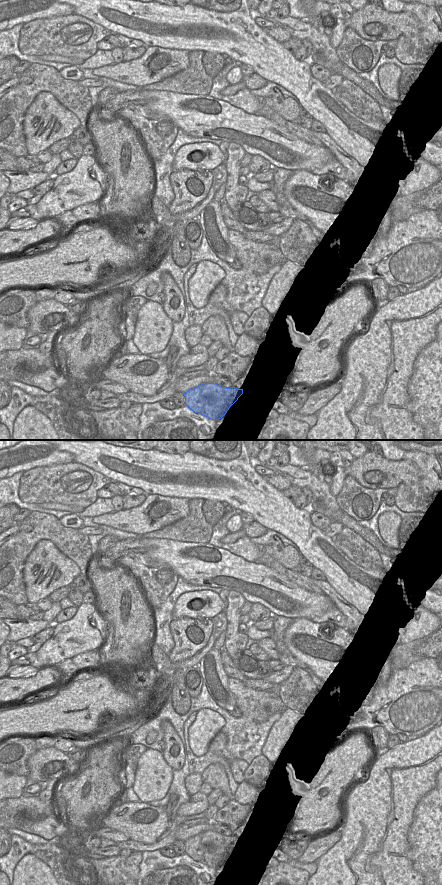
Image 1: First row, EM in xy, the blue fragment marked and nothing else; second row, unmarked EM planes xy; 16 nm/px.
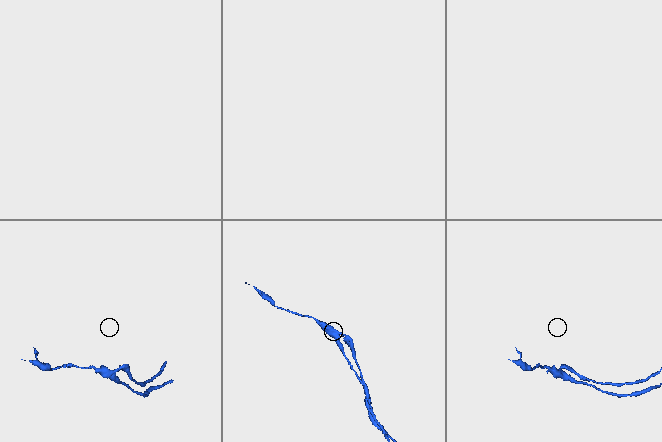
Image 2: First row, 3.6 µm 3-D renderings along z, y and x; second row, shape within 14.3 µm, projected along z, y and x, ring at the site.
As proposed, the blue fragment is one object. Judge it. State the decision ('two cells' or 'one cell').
two cells

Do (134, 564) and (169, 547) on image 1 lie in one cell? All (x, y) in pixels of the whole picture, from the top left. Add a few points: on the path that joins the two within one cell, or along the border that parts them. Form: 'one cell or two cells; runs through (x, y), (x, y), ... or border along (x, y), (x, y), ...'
two cells; border along (144, 552), (153, 559), (171, 567)

